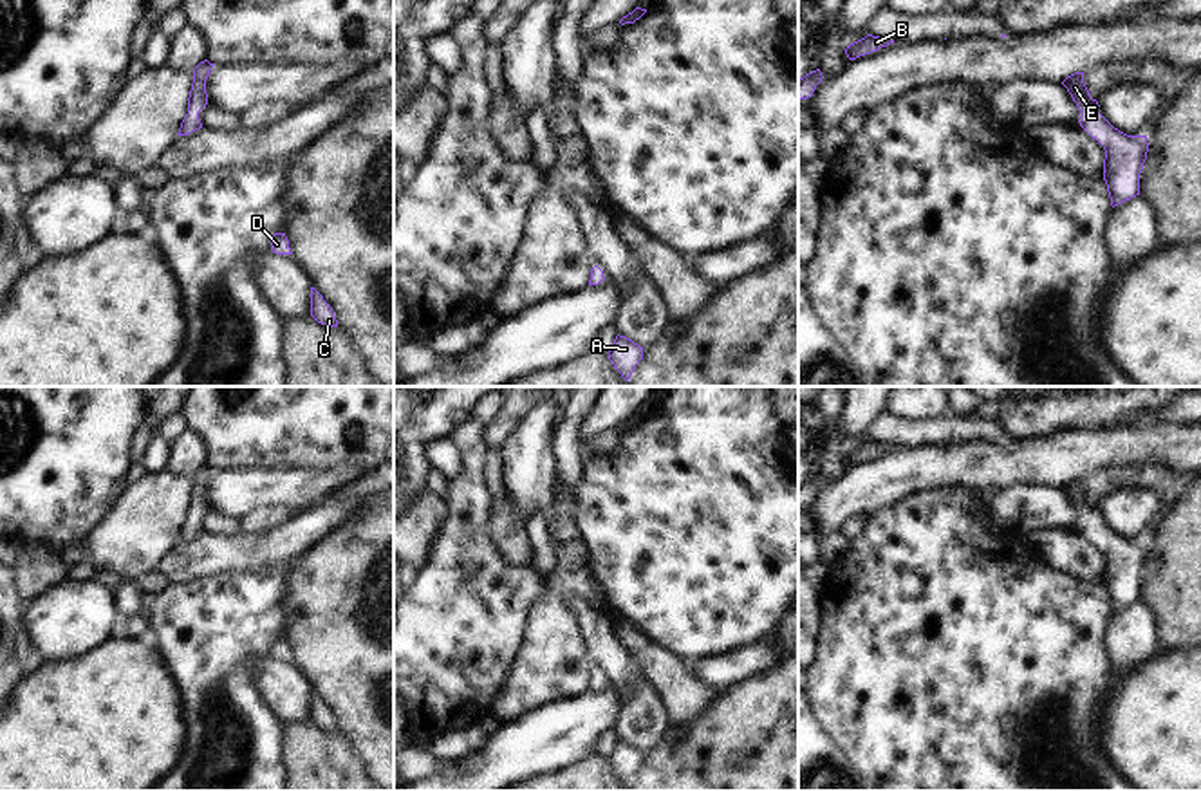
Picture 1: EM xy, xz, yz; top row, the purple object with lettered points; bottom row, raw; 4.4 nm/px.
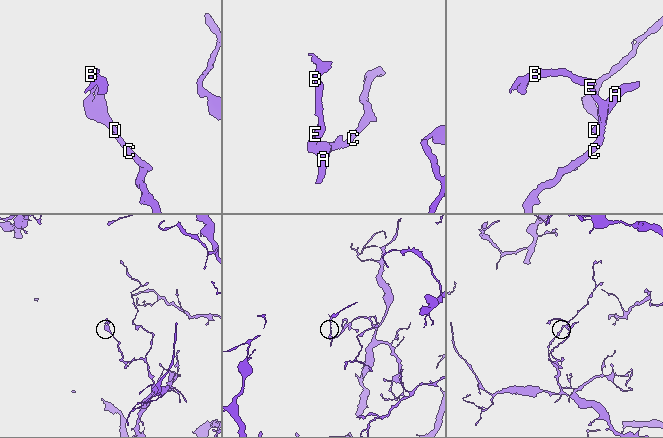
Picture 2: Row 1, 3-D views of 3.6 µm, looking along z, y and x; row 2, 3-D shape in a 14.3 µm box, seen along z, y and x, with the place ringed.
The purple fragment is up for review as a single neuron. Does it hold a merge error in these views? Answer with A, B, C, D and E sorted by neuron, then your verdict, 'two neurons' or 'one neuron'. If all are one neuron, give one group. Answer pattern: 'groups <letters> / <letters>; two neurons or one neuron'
groups A B C D E; one neuron

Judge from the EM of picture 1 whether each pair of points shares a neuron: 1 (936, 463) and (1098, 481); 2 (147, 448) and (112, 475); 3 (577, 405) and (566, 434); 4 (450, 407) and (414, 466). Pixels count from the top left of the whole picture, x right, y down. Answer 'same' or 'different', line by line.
1: different
2: different
3: same
4: same

